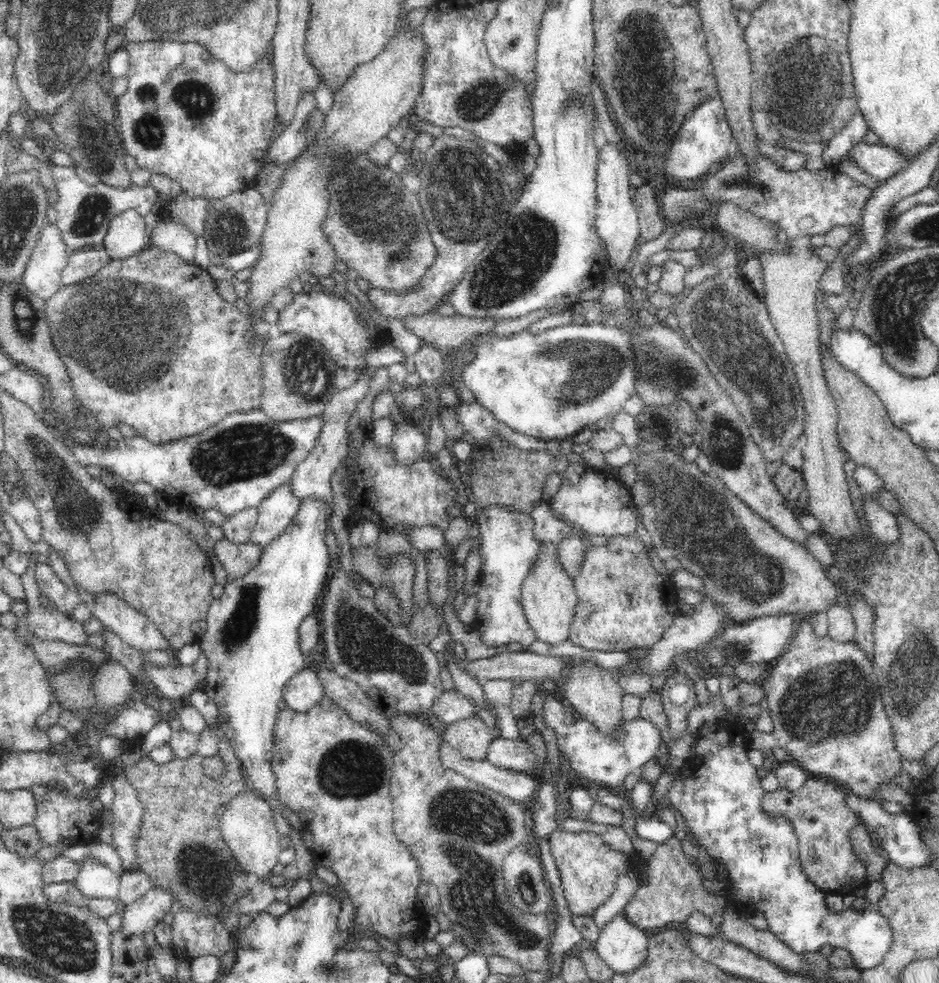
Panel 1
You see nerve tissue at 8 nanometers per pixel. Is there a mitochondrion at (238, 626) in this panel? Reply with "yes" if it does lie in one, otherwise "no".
yes

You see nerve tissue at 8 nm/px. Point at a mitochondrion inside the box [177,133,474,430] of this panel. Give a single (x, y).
(364, 195)

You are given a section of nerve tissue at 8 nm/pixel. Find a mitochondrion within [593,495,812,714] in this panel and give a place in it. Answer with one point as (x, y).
(734, 650)

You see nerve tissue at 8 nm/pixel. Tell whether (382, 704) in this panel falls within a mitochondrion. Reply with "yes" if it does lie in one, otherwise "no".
no

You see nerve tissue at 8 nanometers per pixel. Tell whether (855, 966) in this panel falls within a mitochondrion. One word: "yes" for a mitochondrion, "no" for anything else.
no

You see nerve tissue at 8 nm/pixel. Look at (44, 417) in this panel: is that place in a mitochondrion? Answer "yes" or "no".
no

